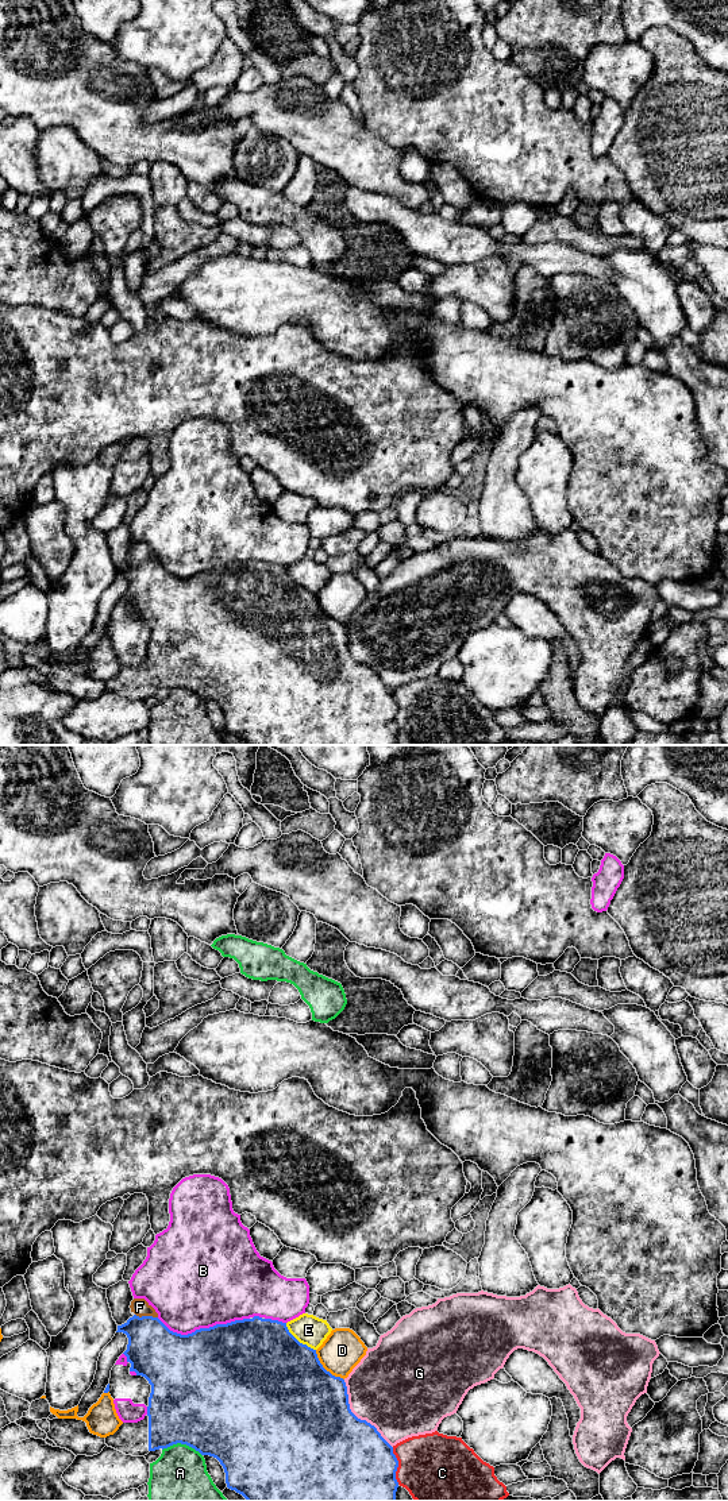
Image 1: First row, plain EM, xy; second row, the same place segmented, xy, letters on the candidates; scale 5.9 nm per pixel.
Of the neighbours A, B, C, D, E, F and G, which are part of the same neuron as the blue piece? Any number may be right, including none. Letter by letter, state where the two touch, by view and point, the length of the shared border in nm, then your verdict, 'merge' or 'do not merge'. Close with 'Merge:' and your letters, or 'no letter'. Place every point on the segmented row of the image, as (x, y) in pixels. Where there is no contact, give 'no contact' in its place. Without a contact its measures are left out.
A: xy (183, 1443) | 240 nm | do not merge
B: xy (203, 1328) | 550 nm | do not merge
C: xy (397, 1466) | 220 nm | do not merge
D: xy (324, 1369) | 260 nm | do not merge
E: xy (297, 1341) | 240 nm | do not merge
F: xy (146, 1316) | 140 nm | merge
G: xy (357, 1417) | 500 nm | do not merge
Merge: F

